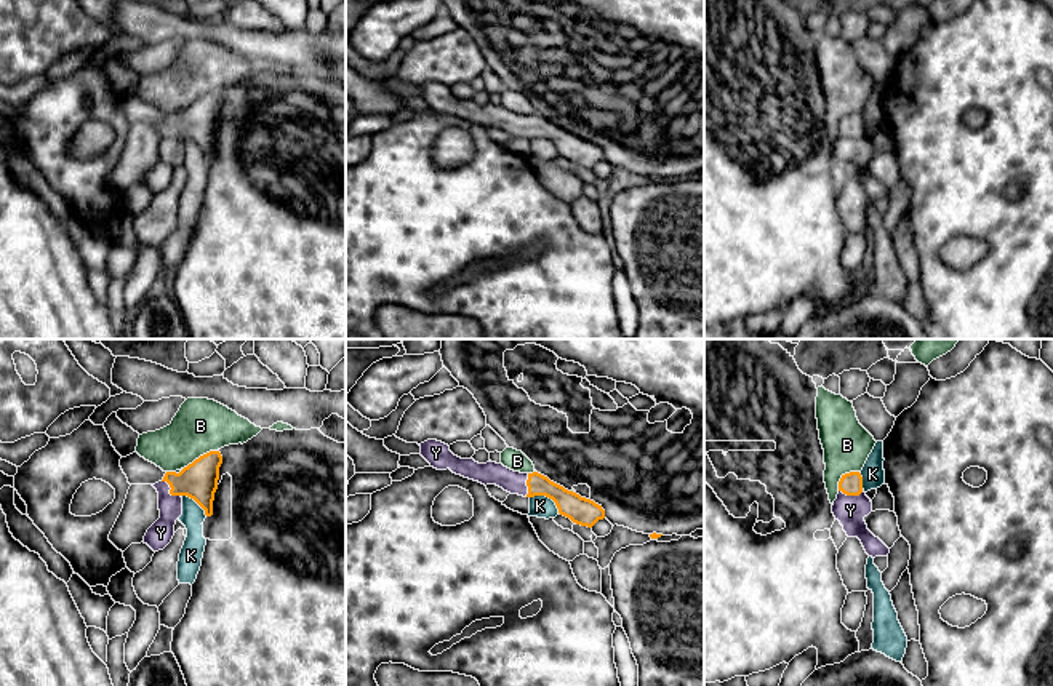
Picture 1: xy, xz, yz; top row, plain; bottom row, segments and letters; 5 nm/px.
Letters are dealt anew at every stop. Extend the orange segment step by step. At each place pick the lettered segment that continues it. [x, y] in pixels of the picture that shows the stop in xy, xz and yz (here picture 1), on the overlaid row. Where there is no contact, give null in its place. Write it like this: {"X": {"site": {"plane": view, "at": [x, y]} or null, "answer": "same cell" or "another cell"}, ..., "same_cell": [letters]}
{"B": {"site": {"plane": "xy", "at": [200, 456]}, "answer": "another cell"}, "K": {"site": {"plane": "xz", "at": [548, 496]}, "answer": "another cell"}, "Y": {"site": {"plane": "xy", "at": [170, 491]}, "answer": "same cell"}, "same_cell": ["Y"]}

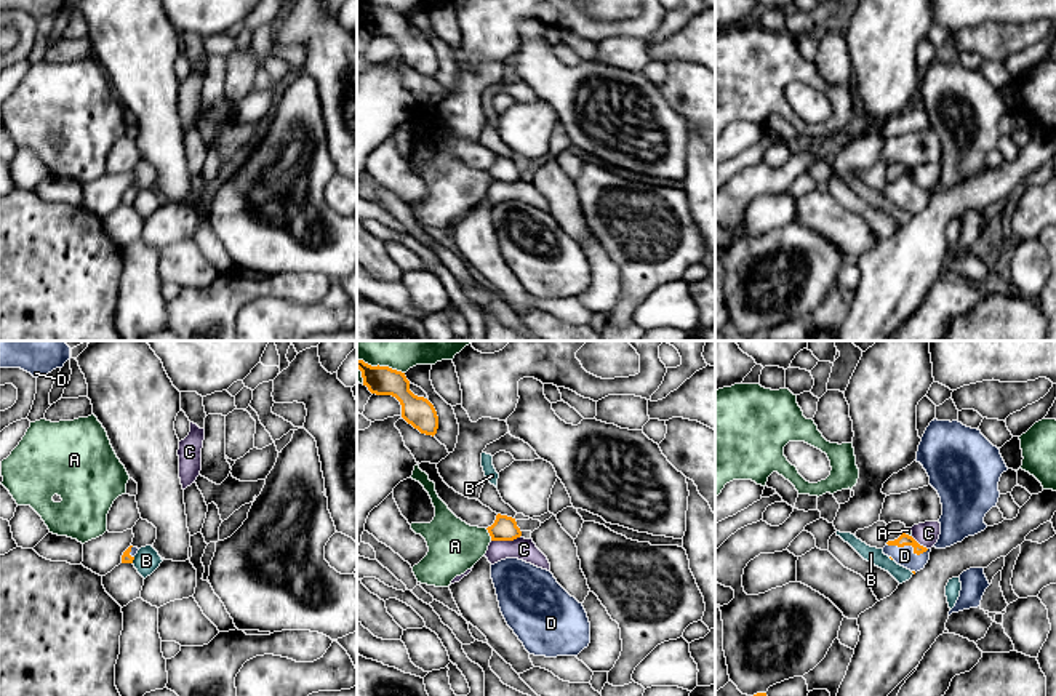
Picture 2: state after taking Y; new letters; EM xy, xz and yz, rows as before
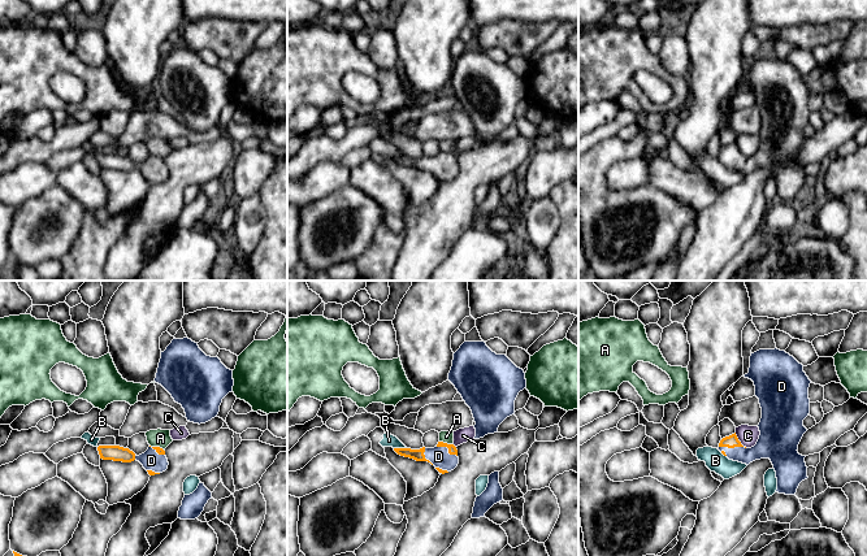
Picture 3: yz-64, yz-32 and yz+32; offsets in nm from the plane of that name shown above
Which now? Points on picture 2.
{"A": {"site": {"plane": "xz", "at": [490, 535]}, "answer": "another cell"}, "B": {"site": {"plane": "xy", "at": [133, 559]}, "answer": "another cell"}, "C": {"site": {"plane": "xz", "at": [506, 540]}, "answer": "another cell"}, "D": {"site": {"plane": "yz", "at": [909, 544]}, "answer": "another cell"}, "same_cell": []}

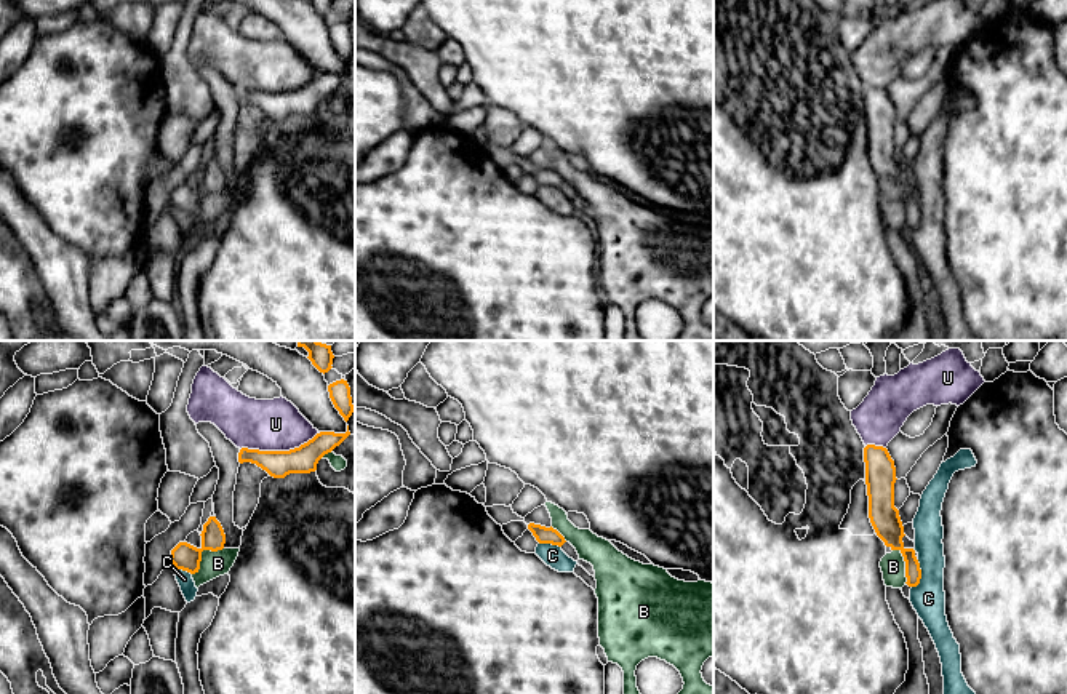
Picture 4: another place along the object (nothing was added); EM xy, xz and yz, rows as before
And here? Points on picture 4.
{"B": {"site": {"plane": "xy", "at": [200, 554]}, "answer": "another cell"}, "C": {"site": {"plane": "yz", "at": [920, 574]}, "answer": "another cell"}, "U": {"site": {"plane": "xy", "at": [280, 451]}, "answer": "another cell"}, "same_cell": []}

